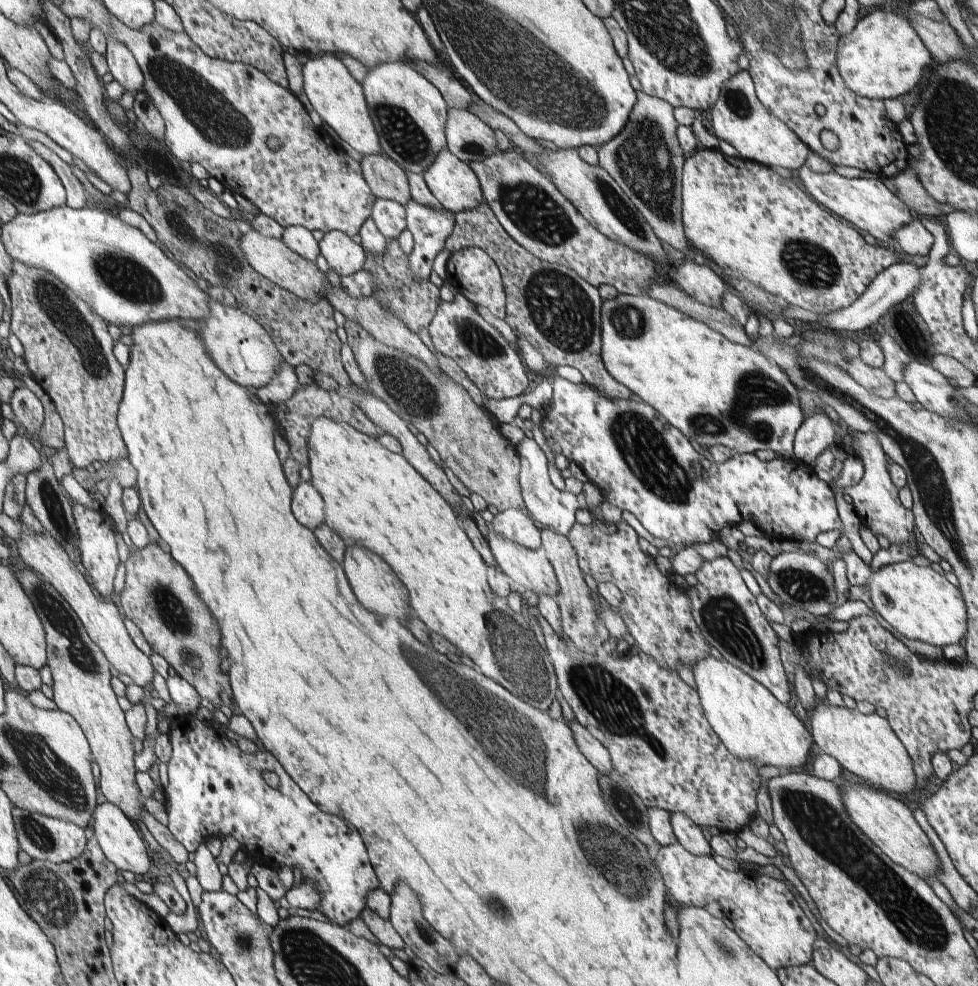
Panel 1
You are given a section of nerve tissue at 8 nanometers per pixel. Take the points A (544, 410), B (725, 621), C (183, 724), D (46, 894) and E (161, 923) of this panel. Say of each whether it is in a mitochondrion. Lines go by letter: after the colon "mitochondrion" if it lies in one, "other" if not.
A: other
B: mitochondrion
C: other
D: mitochondrion
E: other

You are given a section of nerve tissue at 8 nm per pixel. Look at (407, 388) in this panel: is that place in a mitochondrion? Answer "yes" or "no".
yes

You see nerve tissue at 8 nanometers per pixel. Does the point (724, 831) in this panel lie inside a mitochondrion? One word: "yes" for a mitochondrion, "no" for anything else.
no

